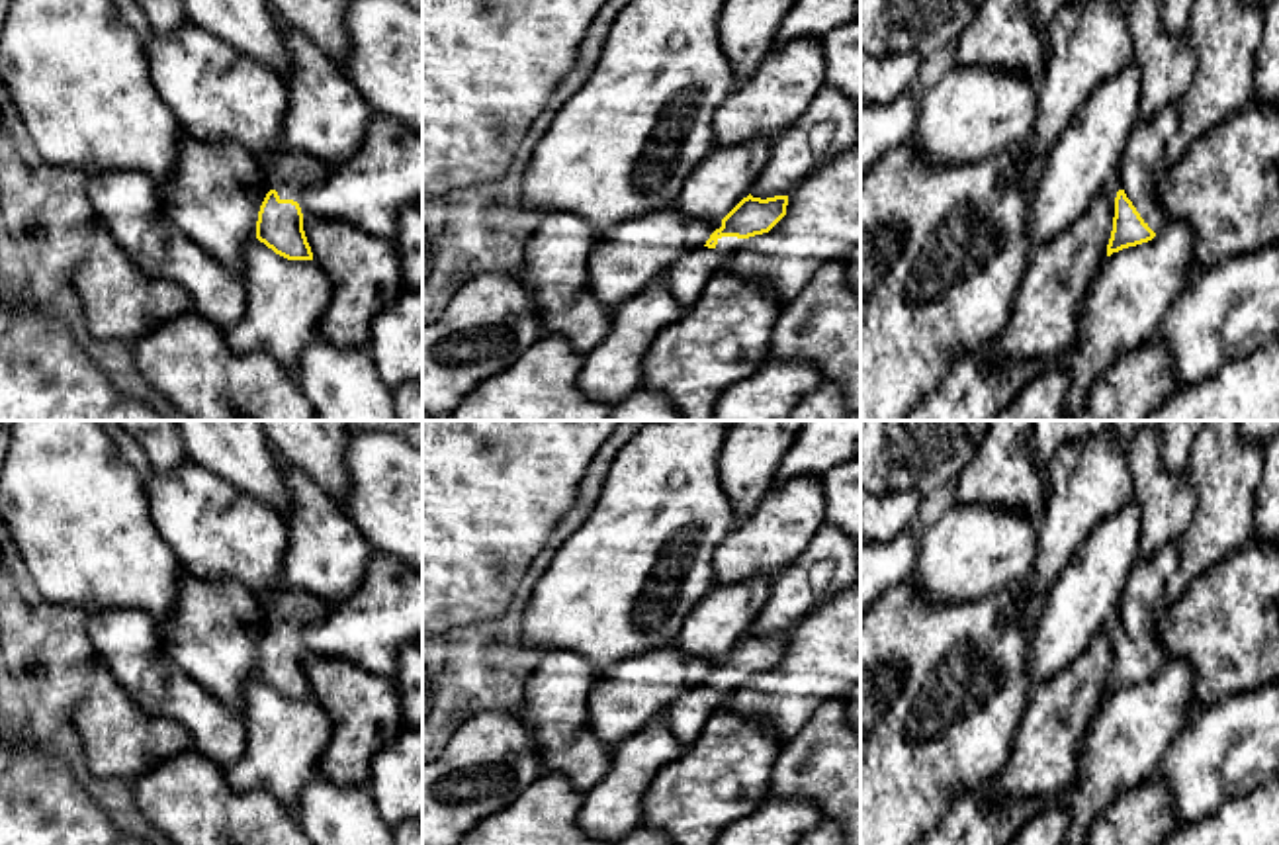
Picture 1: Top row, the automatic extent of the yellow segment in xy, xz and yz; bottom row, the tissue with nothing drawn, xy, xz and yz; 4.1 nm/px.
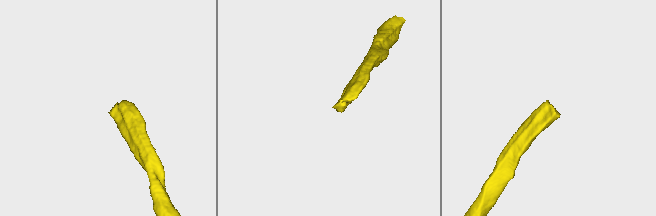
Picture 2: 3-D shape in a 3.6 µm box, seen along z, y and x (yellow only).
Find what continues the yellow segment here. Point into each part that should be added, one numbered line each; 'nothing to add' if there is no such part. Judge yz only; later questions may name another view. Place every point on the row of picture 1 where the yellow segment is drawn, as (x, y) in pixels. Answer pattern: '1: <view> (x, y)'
1: yz (1141, 173)

